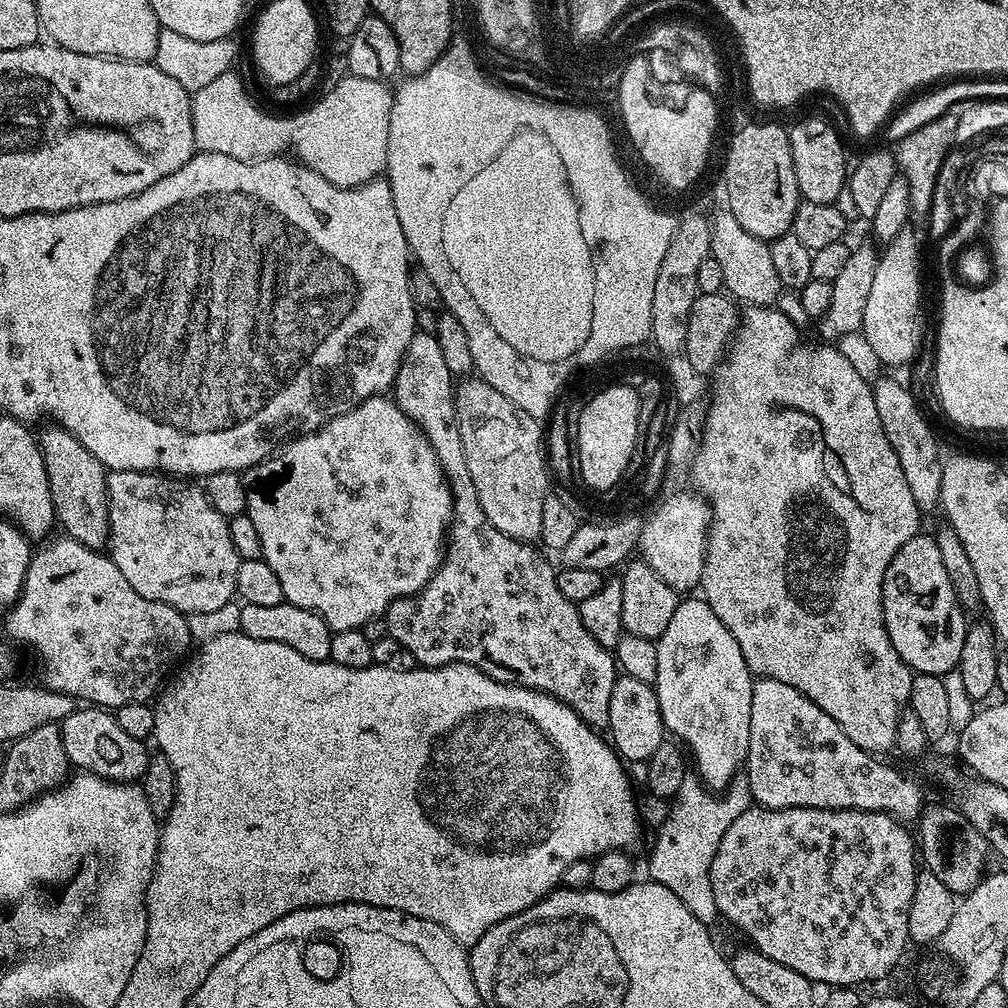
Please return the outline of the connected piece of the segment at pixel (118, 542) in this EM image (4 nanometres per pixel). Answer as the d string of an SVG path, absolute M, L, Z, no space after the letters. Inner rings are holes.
M155 470L109 471L108 517L108 539L114 566L122 570L126 582L130 582L130 586L134 586L142 598L166 602L166 606L174 606L185 614L216 610L234 600L240 555L238 550L234 550L234 542L230 542L228 520L214 510L199 483Z

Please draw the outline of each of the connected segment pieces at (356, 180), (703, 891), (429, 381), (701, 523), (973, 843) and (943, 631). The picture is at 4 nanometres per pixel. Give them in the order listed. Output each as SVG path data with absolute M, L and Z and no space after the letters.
M238 72L218 74L214 82L192 96L194 138L199 151L251 161L292 151L299 163L339 188L368 184L387 169L394 92L385 81L344 74L317 104L301 107L297 116L271 116L248 97Z
M685 774L682 786L678 786L670 804L672 809L652 846L652 857L648 860L648 872L652 876L649 877L655 883L666 886L666 890L674 890L682 906L686 906L686 910L690 910L698 922L715 925L718 913L714 902L714 886L710 886L710 862L714 862L722 834L730 830L730 825L745 810L753 807L752 791L748 789L747 779L737 778L717 794L706 787L699 775Z
M417 330L414 334L414 338L398 366L398 374L396 375L396 383L394 385L394 399L396 405L406 414L406 418L410 418L419 426L421 432L424 433L424 437L430 442L438 462L442 466L444 478L447 480L452 491L452 522L448 525L446 551L443 560L440 561L440 569L433 574L430 582L426 582L426 586L422 591L417 592L414 596L401 596L384 613L383 618L388 624L388 635L393 636L398 642L402 642L402 646L406 646L406 650L410 650L413 661L419 667L441 668L447 664L469 664L503 684L519 684L521 688L533 688L535 692L545 692L548 696L558 698L563 704L573 708L587 724L592 725L597 730L603 729L608 723L610 693L614 691L614 682L618 675L615 655L609 649L603 648L598 642L598 638L594 638L594 634L590 634L590 630L586 630L586 626L582 626L579 607L572 604L570 598L566 598L566 594L562 594L562 590L558 590L558 582L556 581L557 569L555 567L552 568L551 562L543 556L545 553L531 543L515 540L506 534L502 534L502 530L498 530L486 518L486 514L478 502L478 490L474 490L474 482L470 478L470 470L466 470L466 450L462 450L462 433L458 431L454 377L452 371L446 367L446 361L444 355L442 355L442 346L438 346L438 338L431 331L424 332L424 330Z
M691 491L688 492L676 492L673 496L668 496L656 509L653 510L649 516L646 516L644 520L644 526L640 531L640 543L638 545L639 555L644 561L650 566L650 570L654 570L654 574L658 574L658 578L662 578L662 582L666 582L666 586L670 586L678 594L688 594L693 590L699 589L700 579L702 578L702 570L704 569L704 559L706 558L706 546L708 545L708 525L712 522L712 510L708 507L707 500L699 494L693 494Z
M936 804L933 808L925 807L918 817L918 856L923 867L932 872L950 890L953 896L962 898L986 875L984 863L990 857L988 843L970 826L970 822L955 807L943 808Z
M917 534L914 538L910 538L910 542L906 542L906 546L902 546L902 550L898 550L898 554L894 554L894 558L890 562L890 566L886 570L886 578L882 582L882 610L884 611L884 621L886 622L886 630L890 634L890 642L894 646L894 650L898 650L898 654L902 658L902 662L906 662L909 668L912 669L913 673L916 674L934 674L935 676L947 677L949 675L948 671L955 669L960 662L960 655L962 654L962 642L964 641L964 635L966 634L966 630L968 629L969 621L966 617L966 612L961 608L959 604L958 598L955 596L954 588L950 584L949 575L946 574L945 563L942 562L941 551L938 550L938 546L936 545L935 539L931 535L924 536L925 534Z

